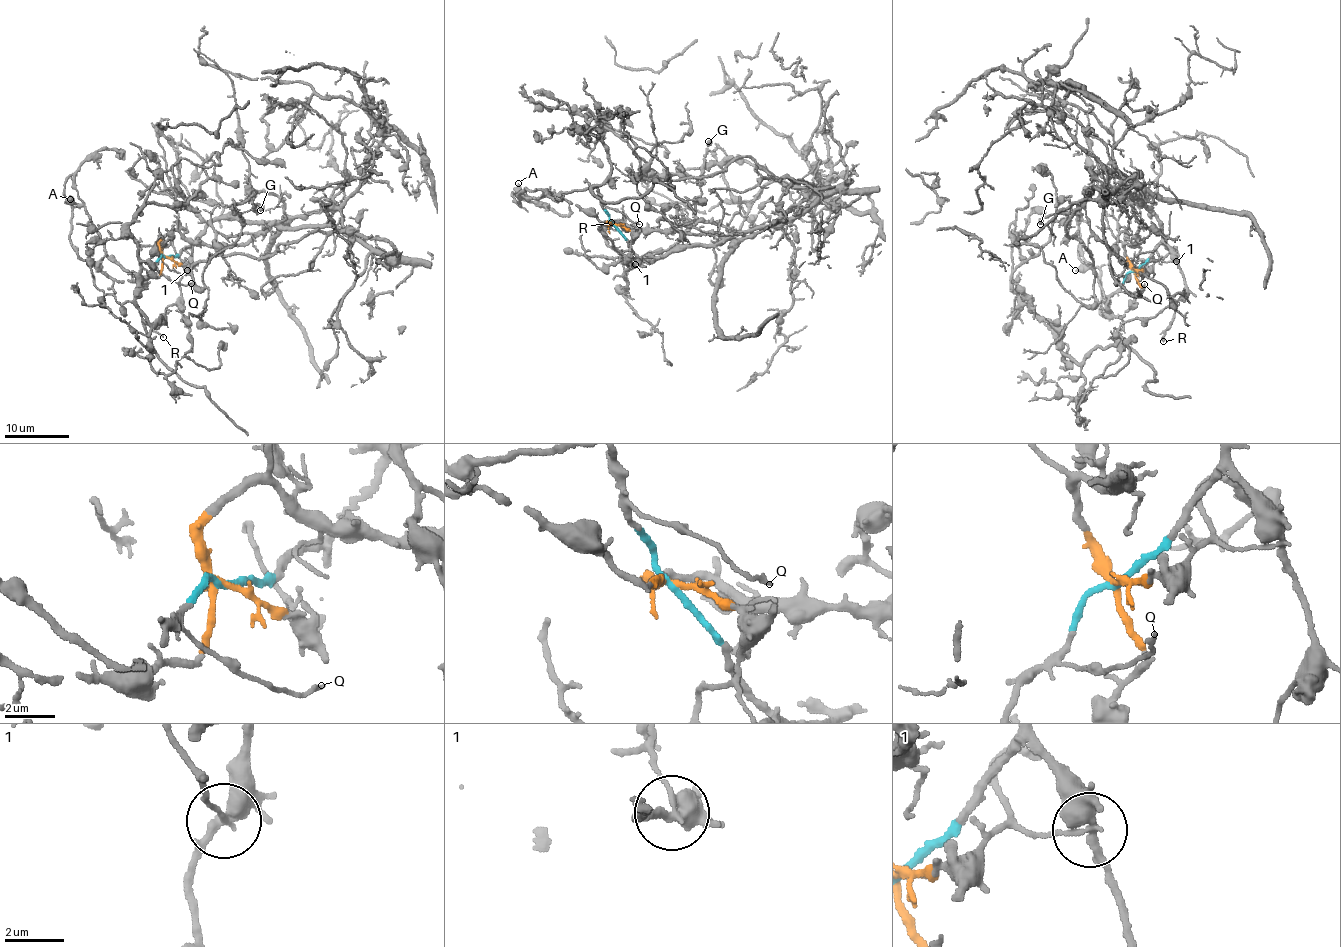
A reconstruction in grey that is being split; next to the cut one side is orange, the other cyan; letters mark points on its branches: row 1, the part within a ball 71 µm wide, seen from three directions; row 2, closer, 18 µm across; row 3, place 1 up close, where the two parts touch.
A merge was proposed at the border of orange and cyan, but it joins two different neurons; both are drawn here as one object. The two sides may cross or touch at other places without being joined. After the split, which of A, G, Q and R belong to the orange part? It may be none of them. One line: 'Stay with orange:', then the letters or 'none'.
Stay with orange: G

